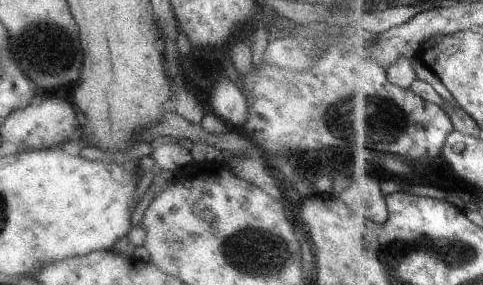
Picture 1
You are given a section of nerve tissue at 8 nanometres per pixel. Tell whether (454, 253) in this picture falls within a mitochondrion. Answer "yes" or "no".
yes

